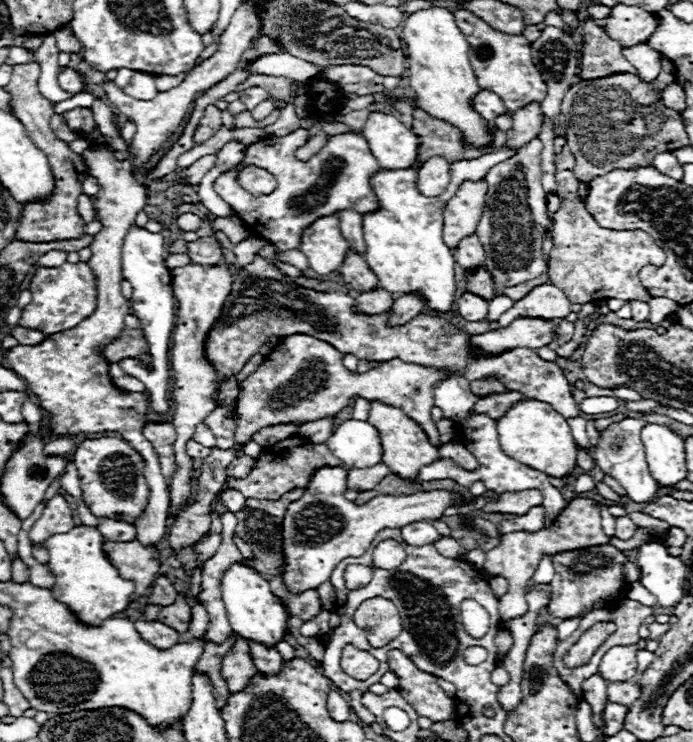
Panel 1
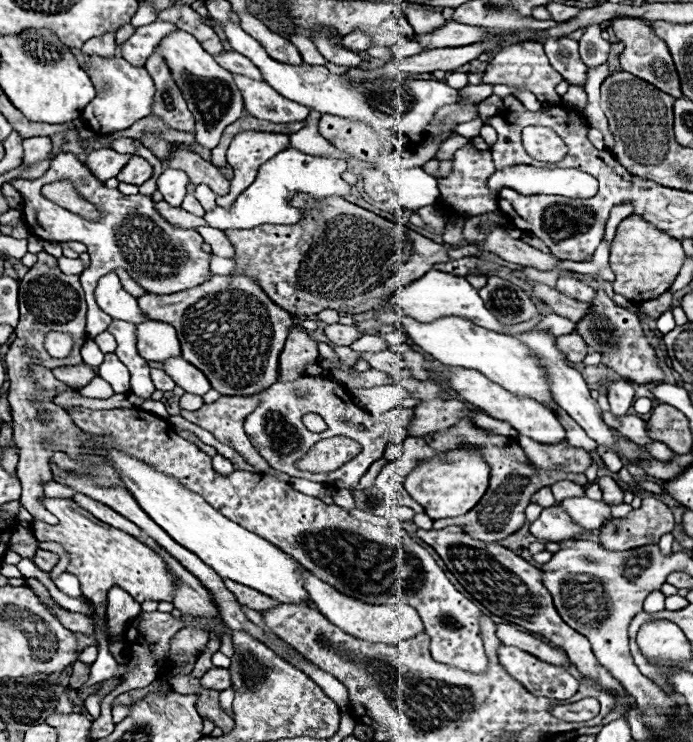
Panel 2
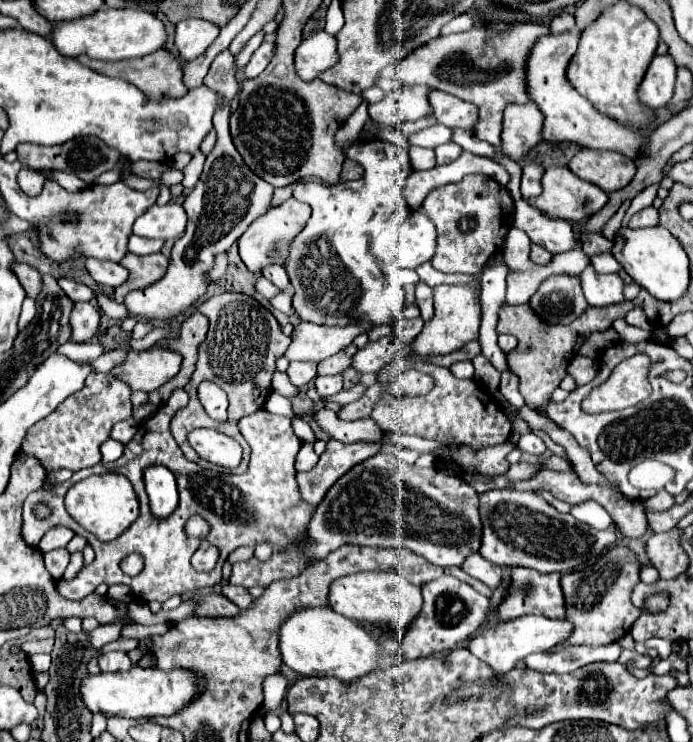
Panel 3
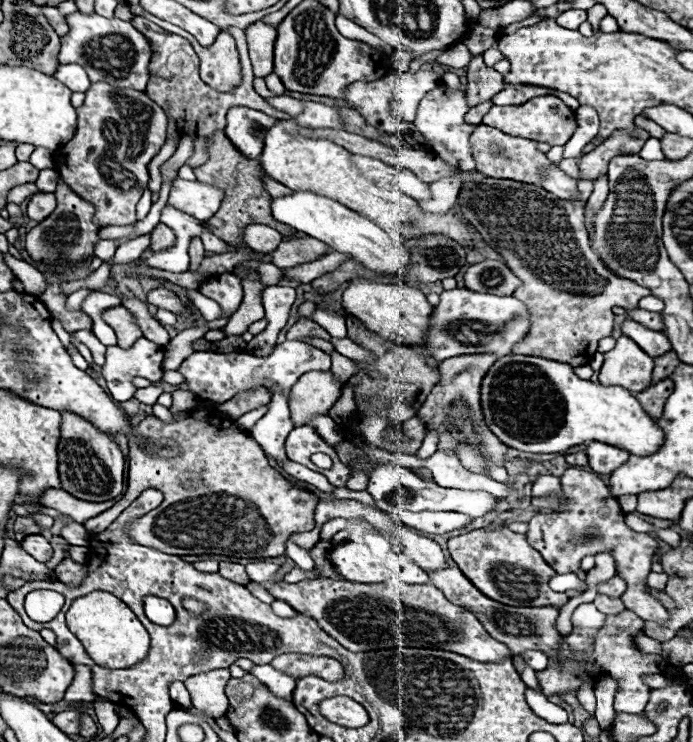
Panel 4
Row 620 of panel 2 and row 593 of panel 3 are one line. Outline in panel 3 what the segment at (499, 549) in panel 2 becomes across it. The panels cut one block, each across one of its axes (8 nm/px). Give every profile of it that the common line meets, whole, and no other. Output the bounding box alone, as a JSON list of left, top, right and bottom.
[498,568,566,620]

